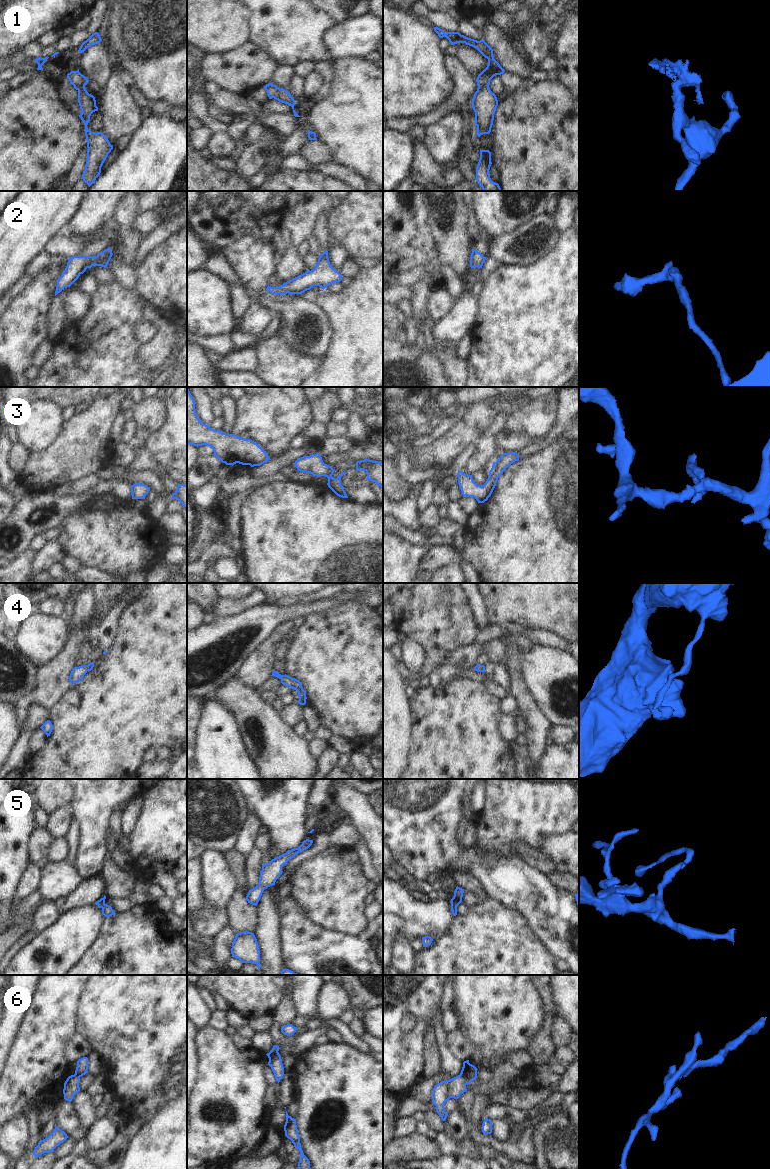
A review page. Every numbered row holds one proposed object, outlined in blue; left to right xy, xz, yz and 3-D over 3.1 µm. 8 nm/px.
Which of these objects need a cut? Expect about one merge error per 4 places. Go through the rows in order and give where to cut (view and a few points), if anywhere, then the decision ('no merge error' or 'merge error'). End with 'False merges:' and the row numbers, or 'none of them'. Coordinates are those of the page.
1: cut in yz along (478, 85), (488, 88); merge error
2: no cut; no merge error
3: no cut; no merge error
4: no cut; no merge error
5: no cut; no merge error
6: cut in yz along (460, 1074), (463, 1074), (471, 1081); merge error
False merges: 1, 6

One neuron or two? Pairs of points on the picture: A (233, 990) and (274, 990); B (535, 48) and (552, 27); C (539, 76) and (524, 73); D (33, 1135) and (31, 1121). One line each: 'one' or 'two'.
A: one
B: two
C: two
D: one

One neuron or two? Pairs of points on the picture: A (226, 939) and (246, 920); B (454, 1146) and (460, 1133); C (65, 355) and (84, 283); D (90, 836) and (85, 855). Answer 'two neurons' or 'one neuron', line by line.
A: two neurons
B: two neurons
C: two neurons
D: one neuron

